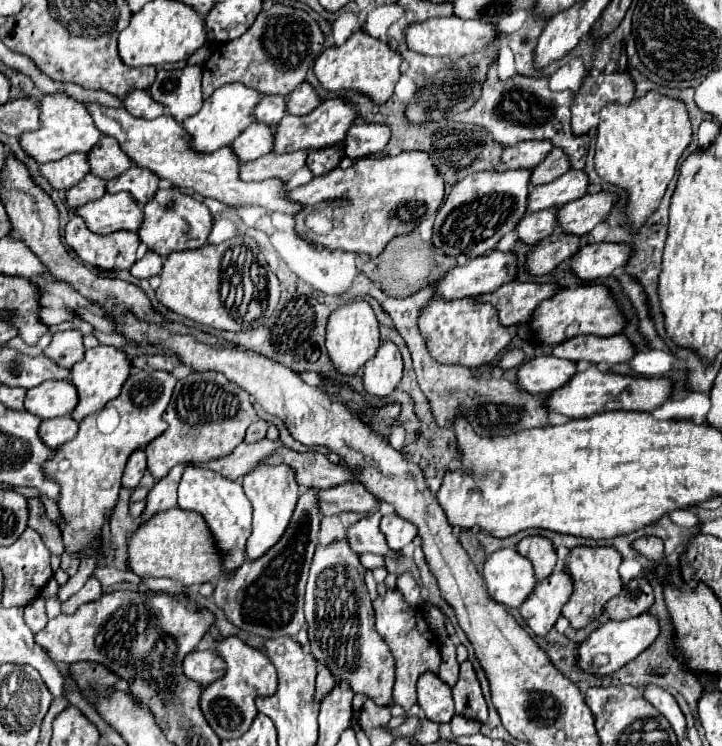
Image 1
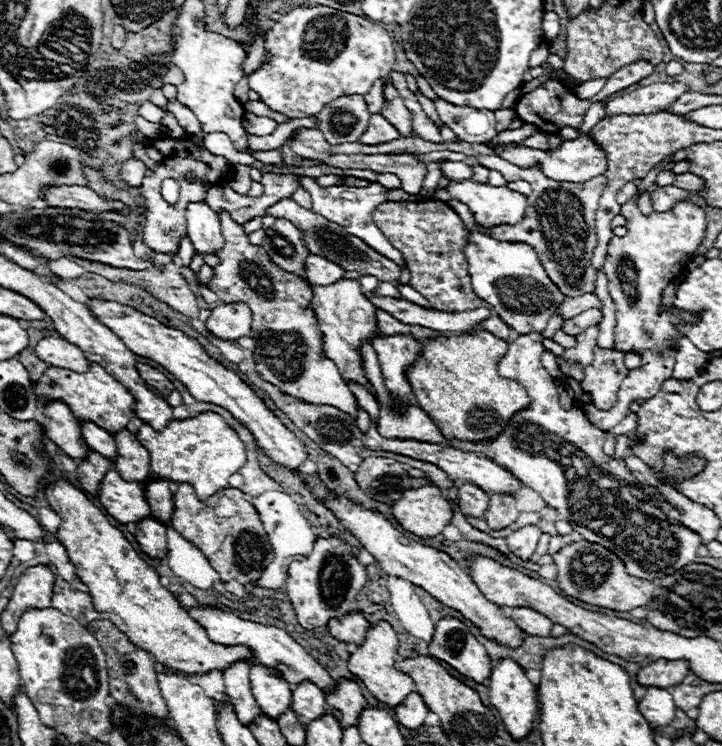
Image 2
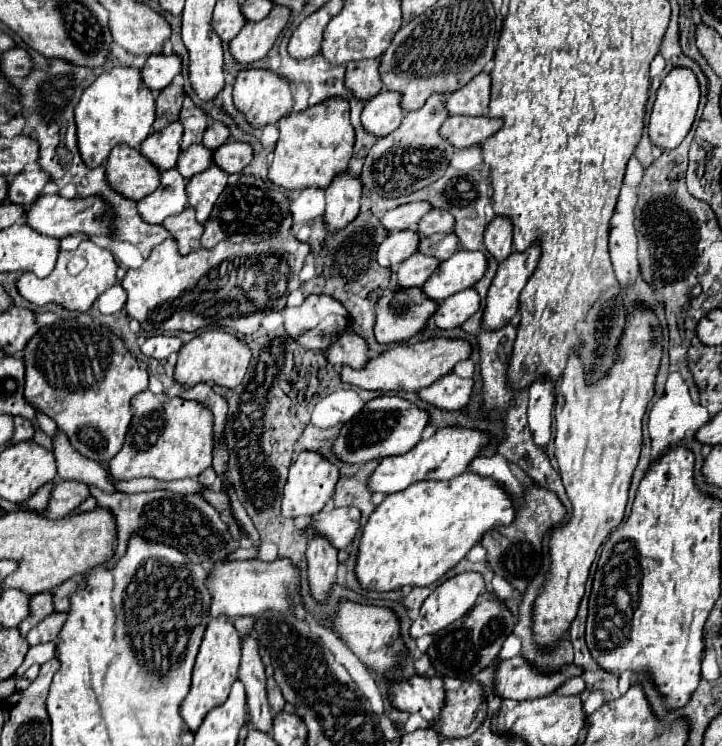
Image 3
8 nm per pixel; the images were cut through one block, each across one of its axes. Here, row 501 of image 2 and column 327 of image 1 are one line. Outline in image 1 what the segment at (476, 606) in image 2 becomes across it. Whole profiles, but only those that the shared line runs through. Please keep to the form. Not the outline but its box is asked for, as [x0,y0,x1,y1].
[326,300,380,374]

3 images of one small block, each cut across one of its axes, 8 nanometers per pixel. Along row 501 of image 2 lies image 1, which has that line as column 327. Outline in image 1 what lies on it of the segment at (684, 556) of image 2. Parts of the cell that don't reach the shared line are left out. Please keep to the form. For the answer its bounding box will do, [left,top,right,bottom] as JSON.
[306,538,394,704]

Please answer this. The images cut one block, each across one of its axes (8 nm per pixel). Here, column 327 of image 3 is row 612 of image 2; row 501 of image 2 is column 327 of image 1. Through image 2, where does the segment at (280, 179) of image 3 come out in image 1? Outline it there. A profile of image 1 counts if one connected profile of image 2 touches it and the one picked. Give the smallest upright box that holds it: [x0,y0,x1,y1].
[314,30,402,104]

